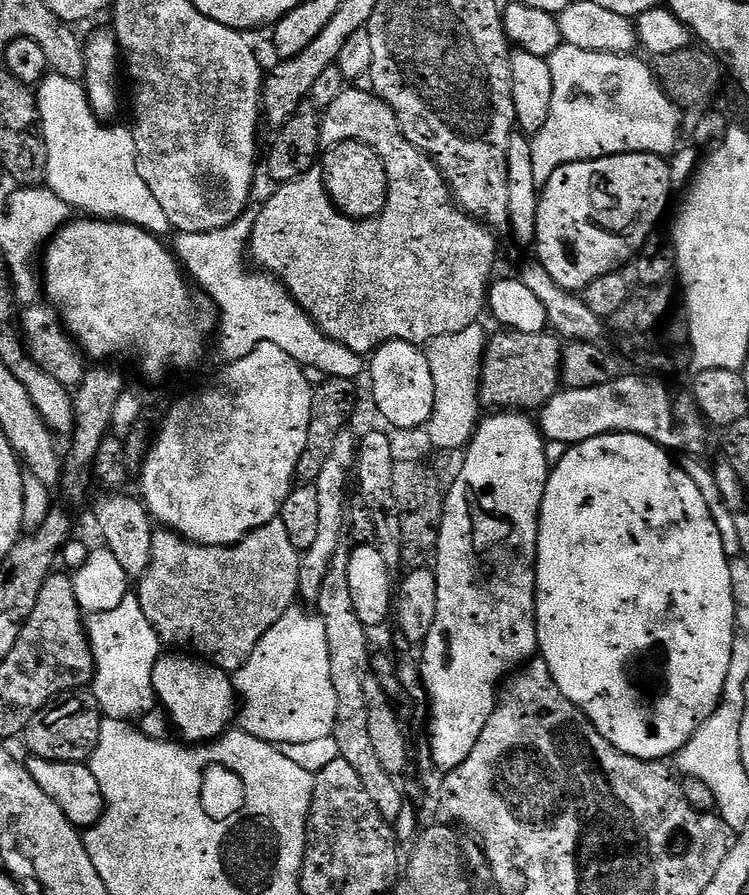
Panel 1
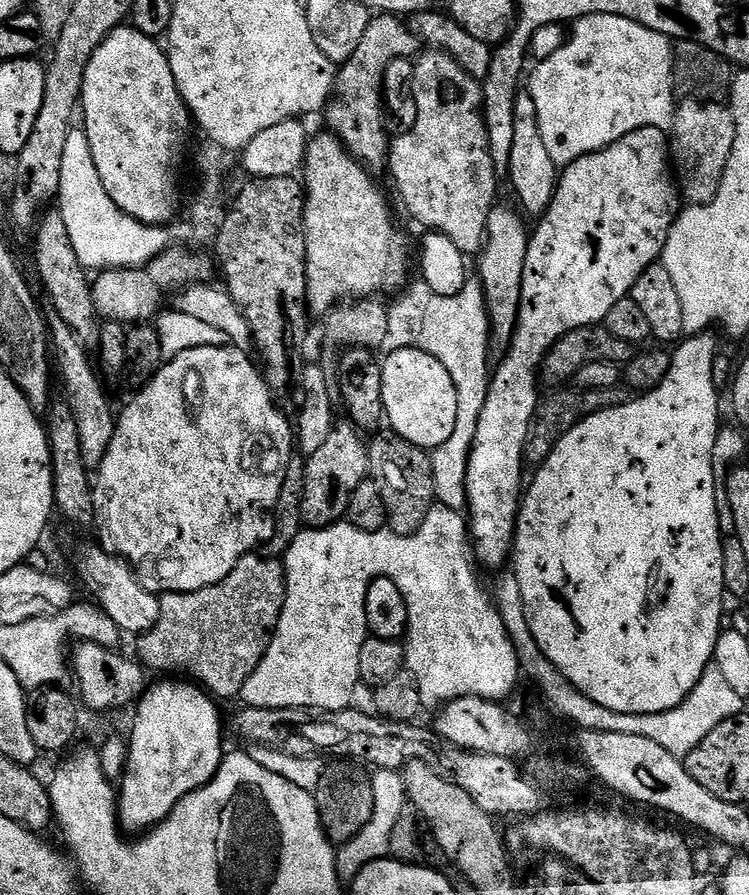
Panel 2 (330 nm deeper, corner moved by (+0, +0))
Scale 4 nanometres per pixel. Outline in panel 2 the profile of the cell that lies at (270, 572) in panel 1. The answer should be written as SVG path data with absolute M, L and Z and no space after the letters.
M249 554L242 557L225 580L214 586L206 586L193 592L163 593L160 596L158 622L151 632L145 632L139 637L139 663L145 669L153 668L156 672L164 672L160 674L183 674L207 689L213 697L239 697L248 684L250 674L257 672L260 667L280 621L284 600L288 596L283 563L279 559L260 555Z

